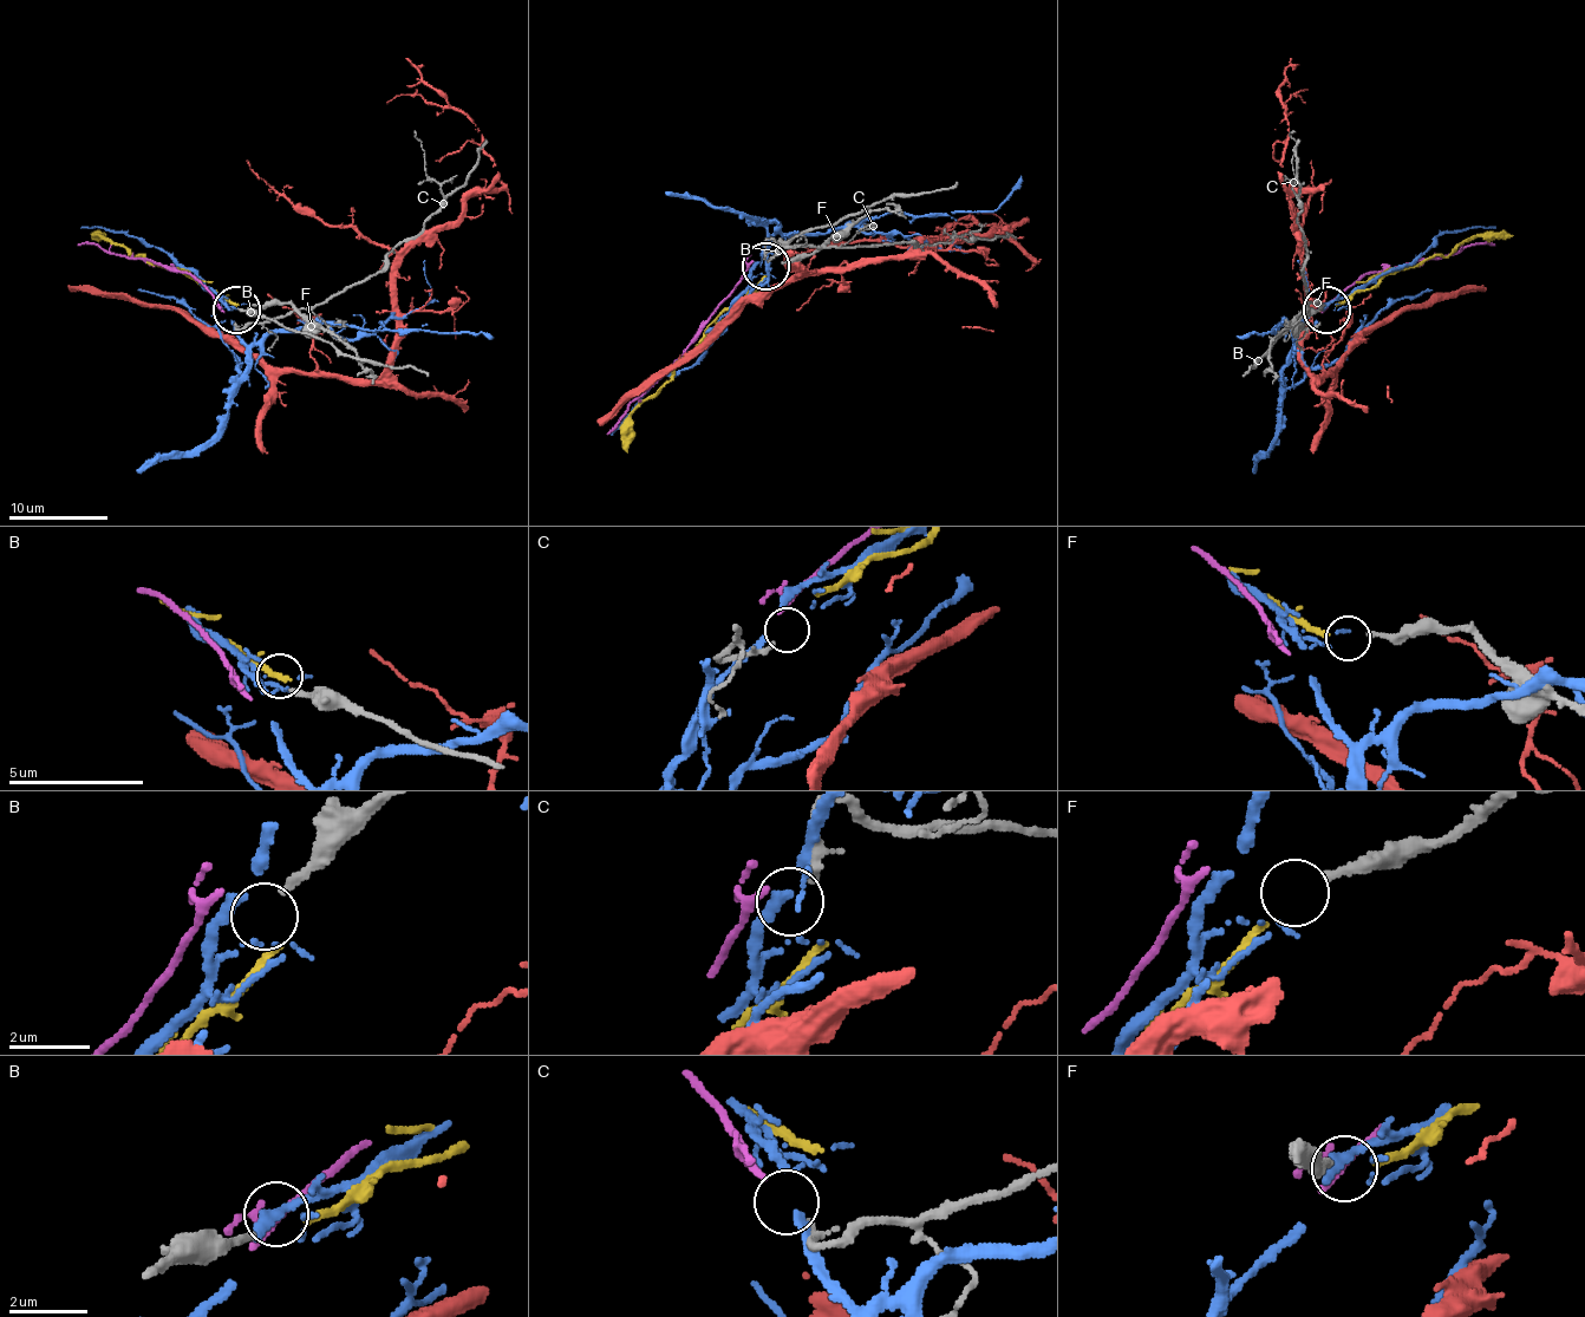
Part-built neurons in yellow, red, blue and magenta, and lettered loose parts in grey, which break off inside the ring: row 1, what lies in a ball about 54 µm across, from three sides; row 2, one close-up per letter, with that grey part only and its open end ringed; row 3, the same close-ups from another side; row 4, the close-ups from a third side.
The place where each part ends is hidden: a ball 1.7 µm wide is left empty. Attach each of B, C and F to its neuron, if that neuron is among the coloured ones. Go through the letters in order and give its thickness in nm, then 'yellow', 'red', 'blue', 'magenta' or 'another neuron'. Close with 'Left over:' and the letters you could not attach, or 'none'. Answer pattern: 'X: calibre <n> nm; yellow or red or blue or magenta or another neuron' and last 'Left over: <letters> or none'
B: calibre 200 nm; another neuron
C: calibre 220 nm; another neuron
F: calibre 200 nm; yellow
Left over: B, C

